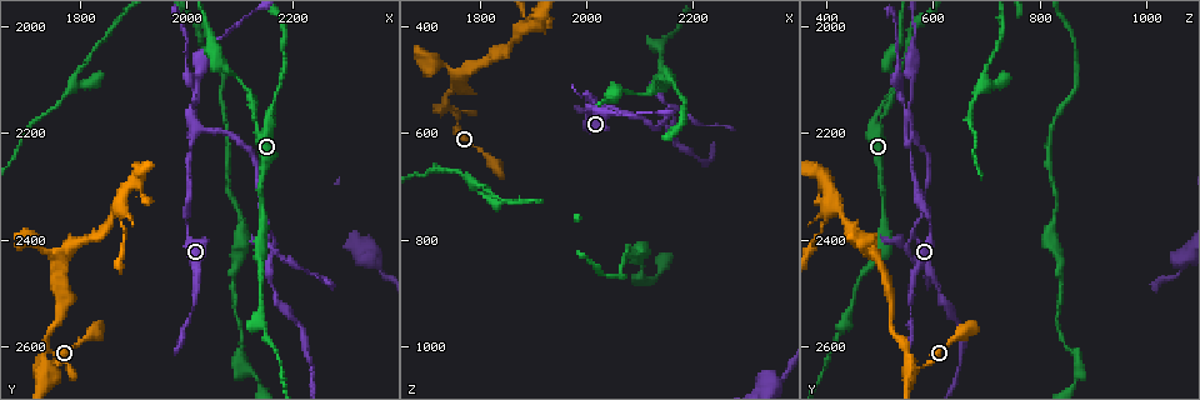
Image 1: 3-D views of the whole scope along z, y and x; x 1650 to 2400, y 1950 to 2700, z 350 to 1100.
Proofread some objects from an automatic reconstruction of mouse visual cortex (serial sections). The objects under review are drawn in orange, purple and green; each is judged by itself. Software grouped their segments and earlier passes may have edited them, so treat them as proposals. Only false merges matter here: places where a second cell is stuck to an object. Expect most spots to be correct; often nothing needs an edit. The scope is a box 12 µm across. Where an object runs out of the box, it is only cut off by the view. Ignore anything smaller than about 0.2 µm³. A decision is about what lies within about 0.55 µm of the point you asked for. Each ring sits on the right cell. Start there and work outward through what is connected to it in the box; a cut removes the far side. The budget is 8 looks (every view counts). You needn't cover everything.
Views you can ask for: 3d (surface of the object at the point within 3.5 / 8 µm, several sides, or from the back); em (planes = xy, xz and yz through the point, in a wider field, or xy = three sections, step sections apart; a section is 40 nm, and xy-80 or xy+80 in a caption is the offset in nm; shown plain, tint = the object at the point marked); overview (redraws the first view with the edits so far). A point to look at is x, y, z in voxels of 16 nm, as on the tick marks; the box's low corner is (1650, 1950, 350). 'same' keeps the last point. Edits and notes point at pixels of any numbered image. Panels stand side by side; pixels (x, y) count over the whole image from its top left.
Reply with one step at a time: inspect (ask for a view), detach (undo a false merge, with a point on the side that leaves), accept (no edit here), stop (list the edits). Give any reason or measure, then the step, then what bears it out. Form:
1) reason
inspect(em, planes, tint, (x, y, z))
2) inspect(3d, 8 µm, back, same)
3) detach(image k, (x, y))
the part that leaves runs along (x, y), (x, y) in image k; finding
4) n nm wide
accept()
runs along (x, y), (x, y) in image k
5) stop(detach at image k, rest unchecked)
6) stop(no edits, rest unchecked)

sharp bend
inspect(3d, 8 µm, (1740, 2635, 550))

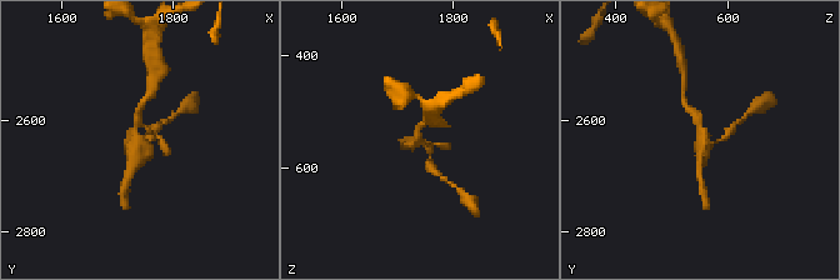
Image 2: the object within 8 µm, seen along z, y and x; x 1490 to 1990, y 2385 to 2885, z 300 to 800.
inspect(3d, 3.5 µm, (1745, 2640, 550))

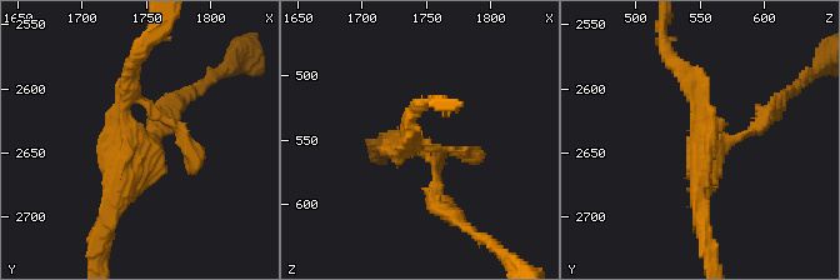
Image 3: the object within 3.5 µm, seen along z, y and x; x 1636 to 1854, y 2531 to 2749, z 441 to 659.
inspect(em, xy, step 2, tint, (1744, 2638, 554))

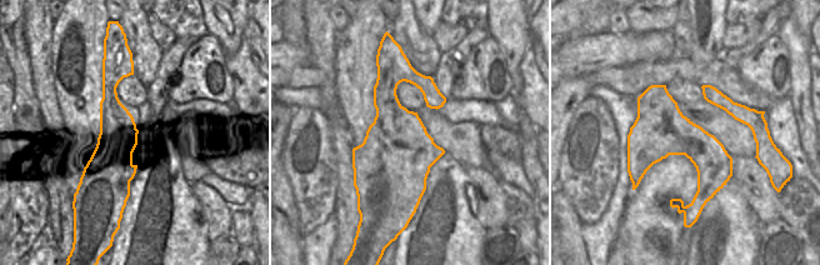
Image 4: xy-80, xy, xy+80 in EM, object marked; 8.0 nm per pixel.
accept()
runs along (445, 211), (411, 115) in image 3; one cell here

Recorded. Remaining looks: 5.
abrupt turn
inspect(3d, 3.5 µm, (1865, 2350, 415))

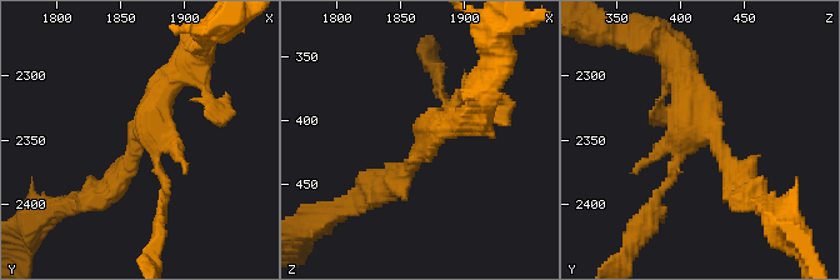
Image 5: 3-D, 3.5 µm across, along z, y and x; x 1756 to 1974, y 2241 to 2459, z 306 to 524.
inspect(em, xy, step 2, tint, (1866, 2344, 412))

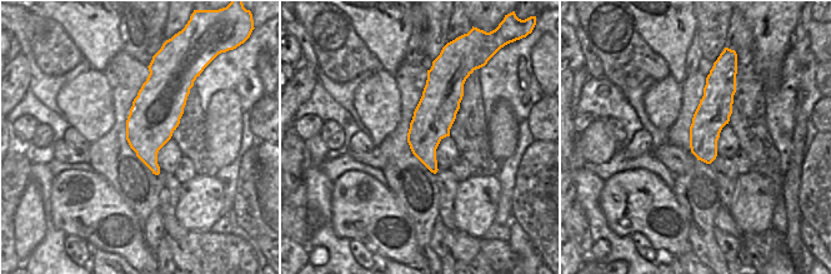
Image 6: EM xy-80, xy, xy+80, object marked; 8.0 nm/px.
accept()
all the same cell

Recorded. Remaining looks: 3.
arms part here
inspect(3d, 3.5 µm, (2010, 2210, 550))

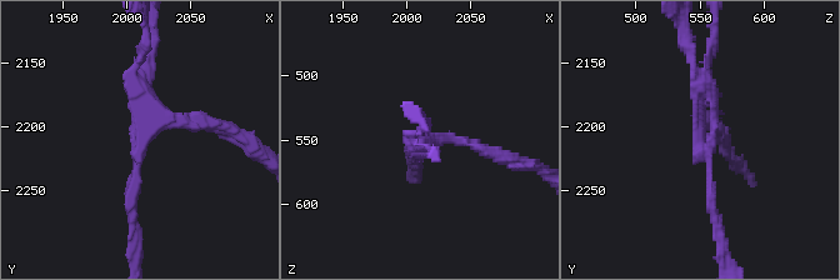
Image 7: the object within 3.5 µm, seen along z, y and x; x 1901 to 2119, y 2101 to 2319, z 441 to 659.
3 arms; arms of 150, 150, 200 nm
inspect(em, xy, step 1, tint, (2014, 2208, 548))

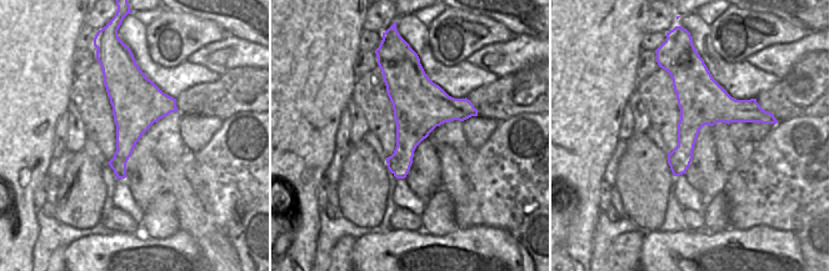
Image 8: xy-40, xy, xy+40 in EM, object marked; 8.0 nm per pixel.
420 nm wide
detach(image 7, (186, 118))
border along (674, 63), (668, 71) in image 8; two cells meet here

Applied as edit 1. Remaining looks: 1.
stop(detach at image 7, rest unchecked)

